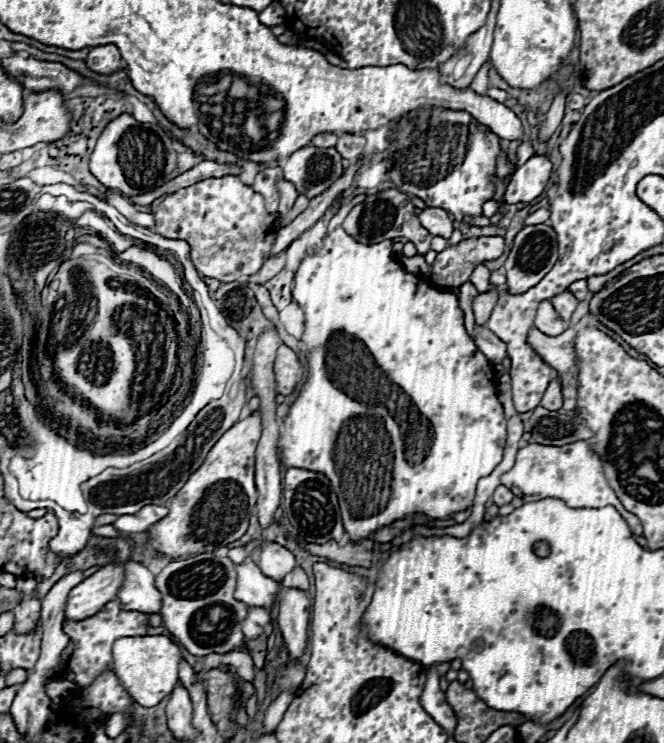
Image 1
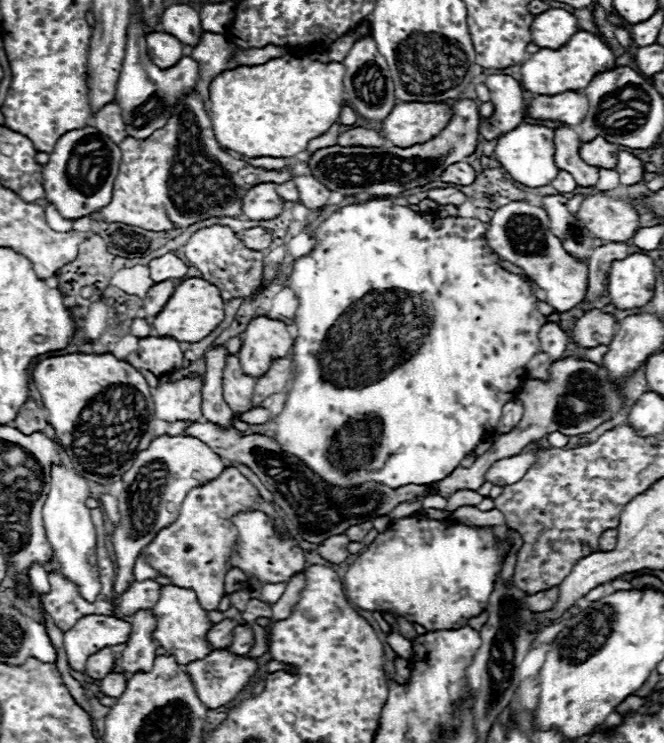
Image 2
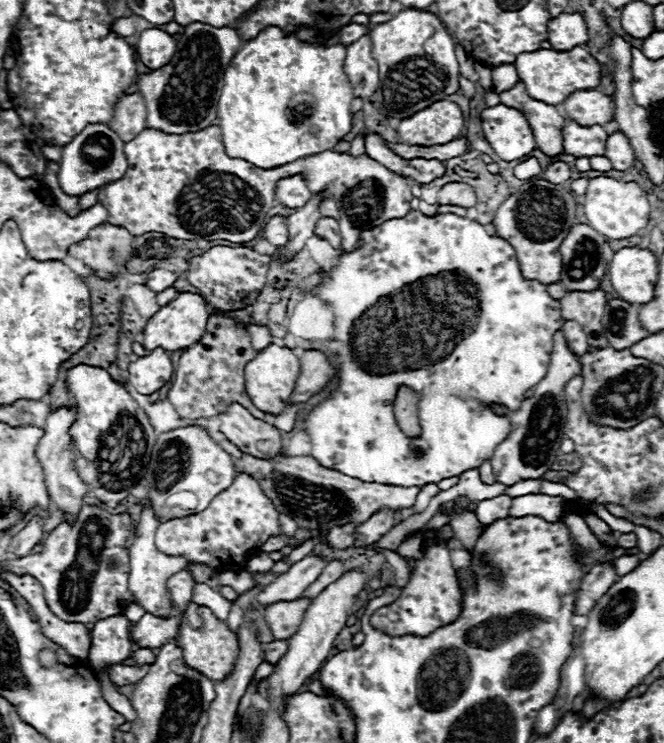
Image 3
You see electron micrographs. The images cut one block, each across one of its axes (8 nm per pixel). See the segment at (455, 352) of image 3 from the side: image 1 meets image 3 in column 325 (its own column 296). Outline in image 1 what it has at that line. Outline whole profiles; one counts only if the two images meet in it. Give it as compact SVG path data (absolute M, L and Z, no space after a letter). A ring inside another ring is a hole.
M356 196L350 204L342 206L338 214L328 222L328 234L324 238L324 246L318 254L306 256L296 272L292 296L300 304L306 314L306 332L302 342L312 346L308 352L308 380L300 390L300 396L292 404L286 420L284 420L284 436L278 440L280 448L280 462L290 468L306 468L312 472L322 472L330 478L334 488L338 490L340 512L344 520L344 528L352 542L366 540L380 528L412 514L422 512L430 518L450 518L456 512L472 508L476 484L480 478L488 476L502 460L502 450L506 444L506 418L502 404L498 402L496 394L496 380L494 380L494 366L492 362L476 348L474 340L464 330L464 314L458 306L458 298L454 292L440 292L432 288L420 276L404 272L404 268L392 258L392 242L384 240L380 244L360 244L350 234L344 232L342 222L352 206L364 202L366 196Z

